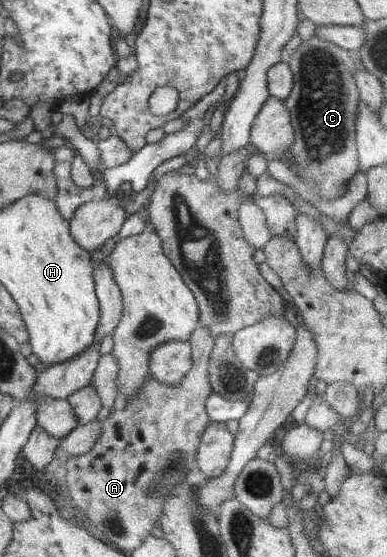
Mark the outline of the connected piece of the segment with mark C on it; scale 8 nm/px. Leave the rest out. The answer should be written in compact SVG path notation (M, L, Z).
M316 34L308 42L302 42L291 56L287 56L287 63L293 73L294 82L290 96L284 100L284 104L289 110L295 136L293 145L289 149L293 156L288 159L287 165L291 171L293 166L298 169L298 176L313 193L319 195L319 199L338 199L347 191L347 185L353 175L357 172L363 172L360 169L356 146L354 121L360 102L360 93L354 77L355 73L367 72L367 70L365 70L365 66L359 60L356 52L333 45L330 41L318 37Z

